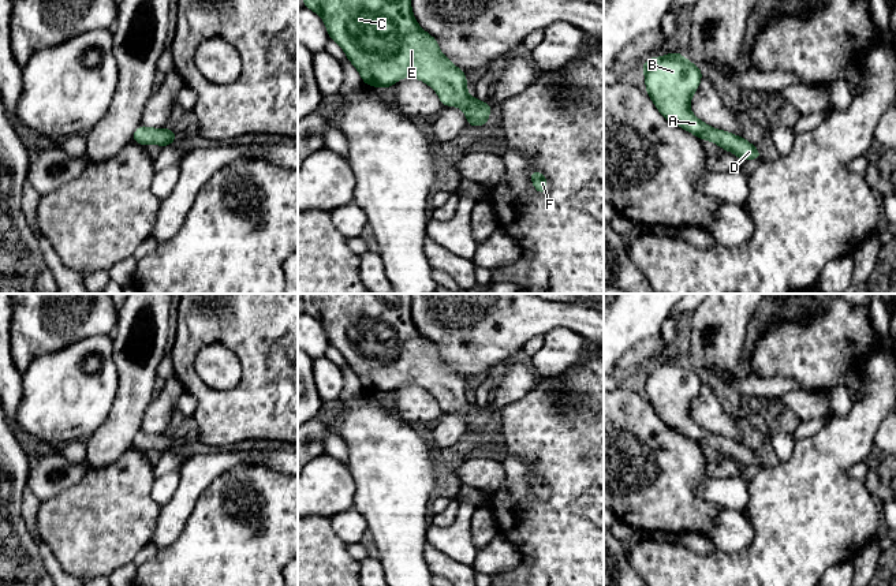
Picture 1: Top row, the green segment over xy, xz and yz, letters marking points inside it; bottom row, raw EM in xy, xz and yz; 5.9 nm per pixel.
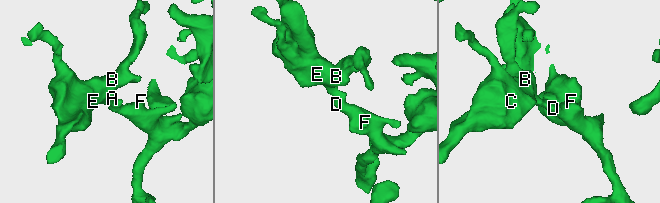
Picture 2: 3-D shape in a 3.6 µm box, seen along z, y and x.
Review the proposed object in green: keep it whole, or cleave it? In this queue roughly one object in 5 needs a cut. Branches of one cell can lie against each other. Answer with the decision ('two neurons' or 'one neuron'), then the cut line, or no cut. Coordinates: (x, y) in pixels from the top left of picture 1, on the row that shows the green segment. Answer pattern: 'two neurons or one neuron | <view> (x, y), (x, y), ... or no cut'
one neuron | no cut

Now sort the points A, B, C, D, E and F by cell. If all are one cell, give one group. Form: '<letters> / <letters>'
A B C D E F

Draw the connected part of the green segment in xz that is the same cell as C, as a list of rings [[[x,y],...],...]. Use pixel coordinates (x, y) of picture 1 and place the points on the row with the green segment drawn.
[[[303,0],[303,7],[321,16],[329,38],[341,46],[365,85],[389,89],[399,79],[411,76],[429,85],[443,107],[459,107],[471,127],[489,123],[492,104],[467,93],[467,75],[441,53],[438,41],[418,25],[411,0]]]

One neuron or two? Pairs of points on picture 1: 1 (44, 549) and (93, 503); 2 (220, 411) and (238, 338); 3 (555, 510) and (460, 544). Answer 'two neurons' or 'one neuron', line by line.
1: two neurons
2: one neuron
3: two neurons

